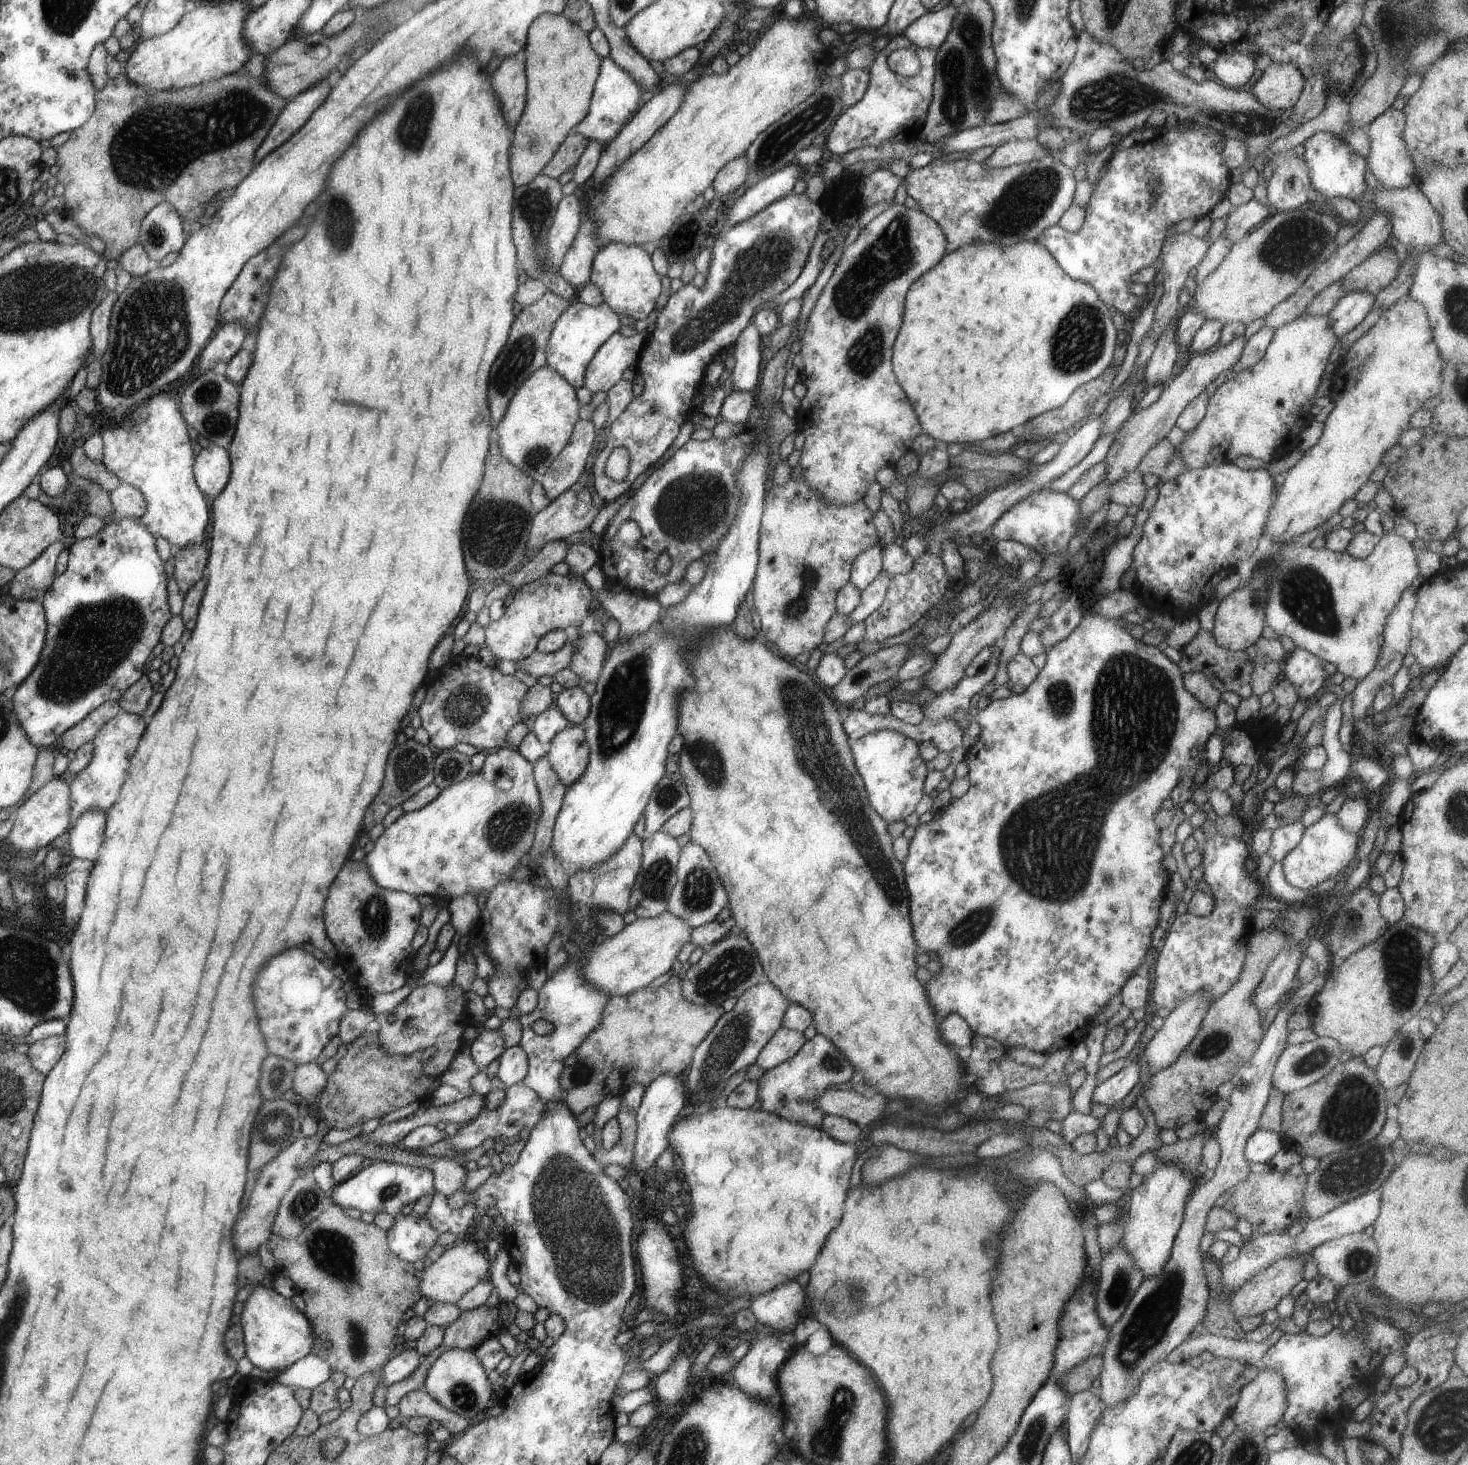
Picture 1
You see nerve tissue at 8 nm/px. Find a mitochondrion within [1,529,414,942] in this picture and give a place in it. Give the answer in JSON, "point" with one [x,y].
{"point":[94,639]}

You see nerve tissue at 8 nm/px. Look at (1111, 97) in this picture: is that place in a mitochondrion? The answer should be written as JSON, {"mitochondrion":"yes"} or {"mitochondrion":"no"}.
{"mitochondrion":"yes"}

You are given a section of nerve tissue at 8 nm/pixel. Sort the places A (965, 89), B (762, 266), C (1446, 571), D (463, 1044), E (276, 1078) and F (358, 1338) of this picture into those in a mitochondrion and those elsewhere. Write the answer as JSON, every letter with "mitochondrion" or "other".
{"A":"mitochondrion","B":"mitochondrion","C":"other","D":"other","E":"mitochondrion","F":"mitochondrion"}

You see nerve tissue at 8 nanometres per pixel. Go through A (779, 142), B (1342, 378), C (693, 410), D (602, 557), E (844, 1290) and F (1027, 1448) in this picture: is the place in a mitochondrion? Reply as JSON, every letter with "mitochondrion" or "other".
{"A":"mitochondrion","B":"other","C":"other","D":"other","E":"mitochondrion","F":"mitochondrion"}

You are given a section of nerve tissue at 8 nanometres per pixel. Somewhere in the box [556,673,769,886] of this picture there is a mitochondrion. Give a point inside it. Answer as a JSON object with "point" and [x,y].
{"point":[706,755]}

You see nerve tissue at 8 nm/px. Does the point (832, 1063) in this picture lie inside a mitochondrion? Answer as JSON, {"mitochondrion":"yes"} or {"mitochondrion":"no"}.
{"mitochondrion":"yes"}

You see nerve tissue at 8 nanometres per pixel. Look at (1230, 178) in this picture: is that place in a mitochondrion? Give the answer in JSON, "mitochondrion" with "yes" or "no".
{"mitochondrion":"no"}

